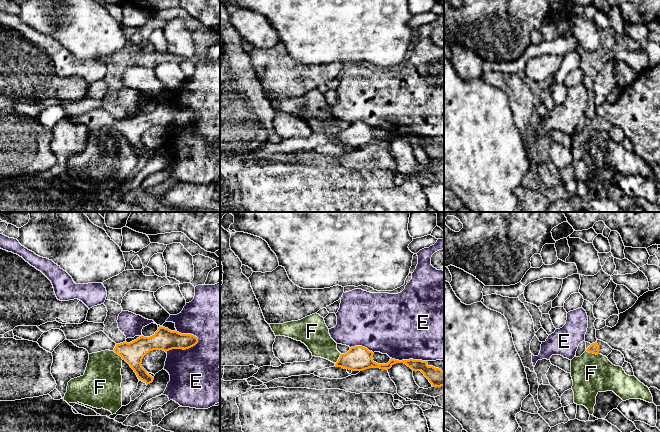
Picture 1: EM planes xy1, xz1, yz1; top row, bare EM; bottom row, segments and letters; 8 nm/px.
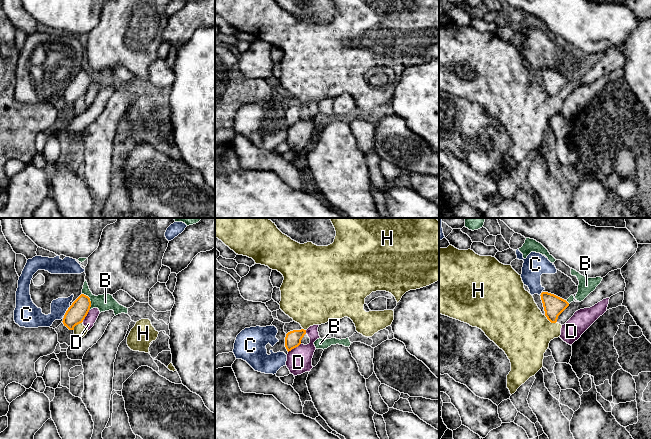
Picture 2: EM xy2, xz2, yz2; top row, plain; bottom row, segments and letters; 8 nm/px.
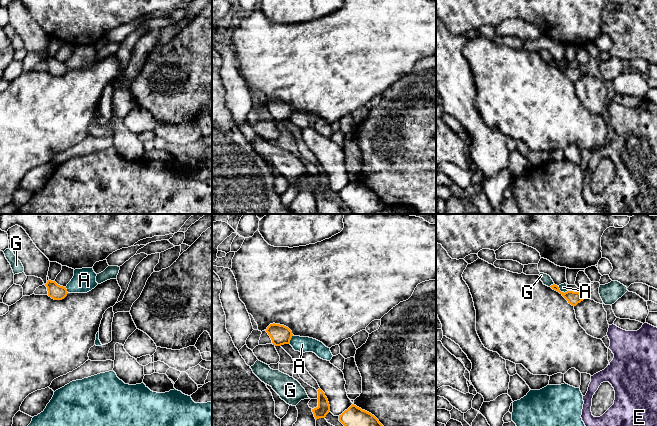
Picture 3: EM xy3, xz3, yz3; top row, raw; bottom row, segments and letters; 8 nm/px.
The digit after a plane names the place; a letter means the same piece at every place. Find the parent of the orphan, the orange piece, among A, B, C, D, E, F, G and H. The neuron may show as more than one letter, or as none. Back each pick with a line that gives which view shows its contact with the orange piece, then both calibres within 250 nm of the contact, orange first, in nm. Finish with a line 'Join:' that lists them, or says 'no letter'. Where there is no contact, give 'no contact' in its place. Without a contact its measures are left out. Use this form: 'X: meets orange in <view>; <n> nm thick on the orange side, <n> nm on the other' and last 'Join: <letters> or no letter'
Join: no letter

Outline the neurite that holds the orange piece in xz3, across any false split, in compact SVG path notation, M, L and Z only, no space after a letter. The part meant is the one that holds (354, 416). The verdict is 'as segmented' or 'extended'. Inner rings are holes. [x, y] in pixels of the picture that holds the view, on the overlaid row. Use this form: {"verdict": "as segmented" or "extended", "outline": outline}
{"verdict": "as segmented", "outline": "M354 404L339 415L339 421L344 426L383 426L374 415Z"}

